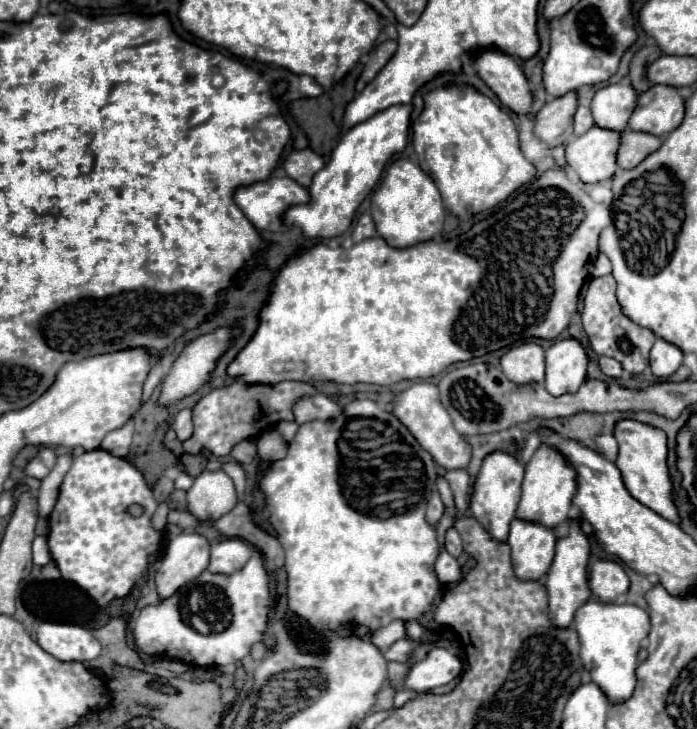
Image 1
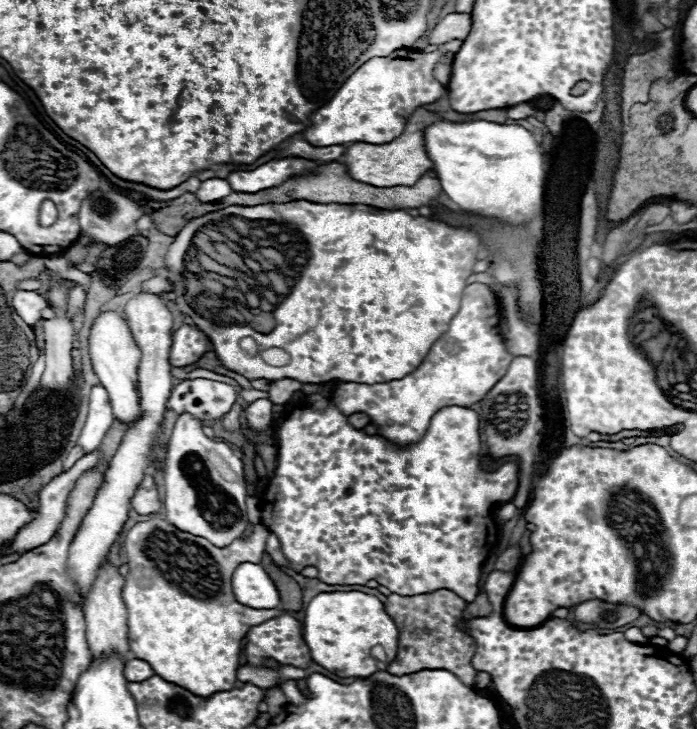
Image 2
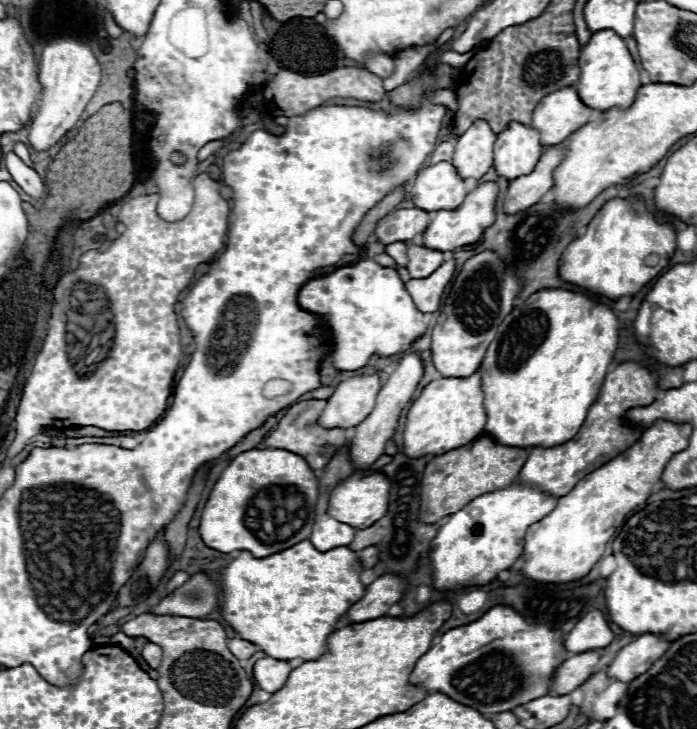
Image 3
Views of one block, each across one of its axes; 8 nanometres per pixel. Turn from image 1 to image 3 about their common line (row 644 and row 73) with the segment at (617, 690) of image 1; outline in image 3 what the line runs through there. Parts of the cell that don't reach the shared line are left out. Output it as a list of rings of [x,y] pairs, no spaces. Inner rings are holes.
[[[600,30],[592,34],[590,42],[580,50],[578,66],[580,66],[580,80],[576,84],[578,96],[586,106],[600,112],[606,112],[610,108],[624,110],[626,106],[630,106],[630,102],[634,102],[638,86],[642,86],[634,58],[630,56],[624,40],[612,30]]]

